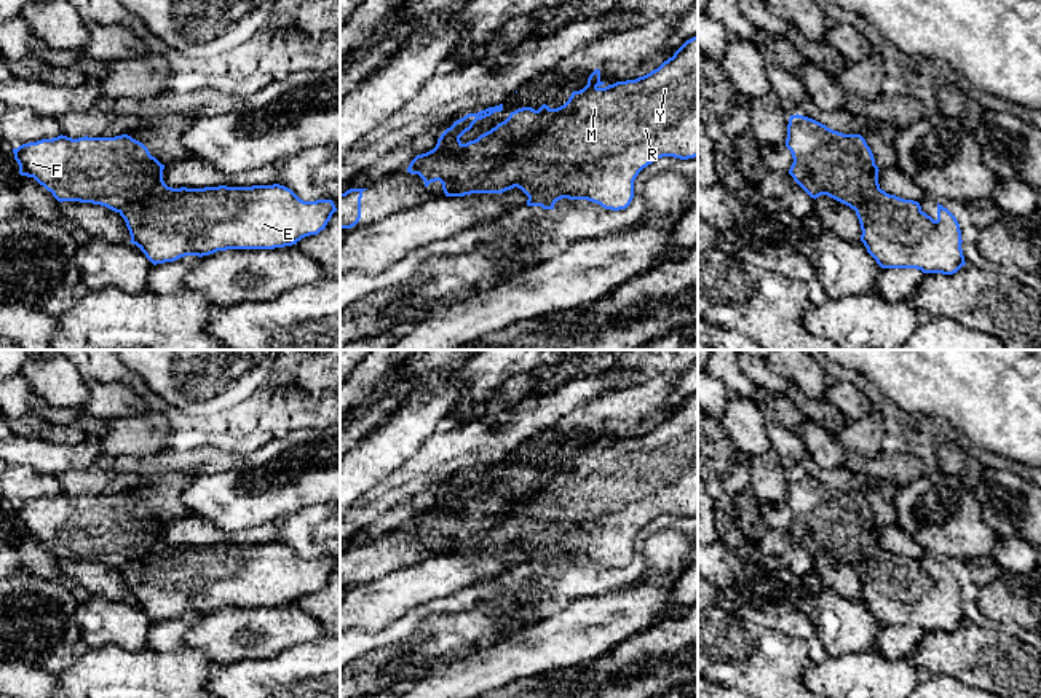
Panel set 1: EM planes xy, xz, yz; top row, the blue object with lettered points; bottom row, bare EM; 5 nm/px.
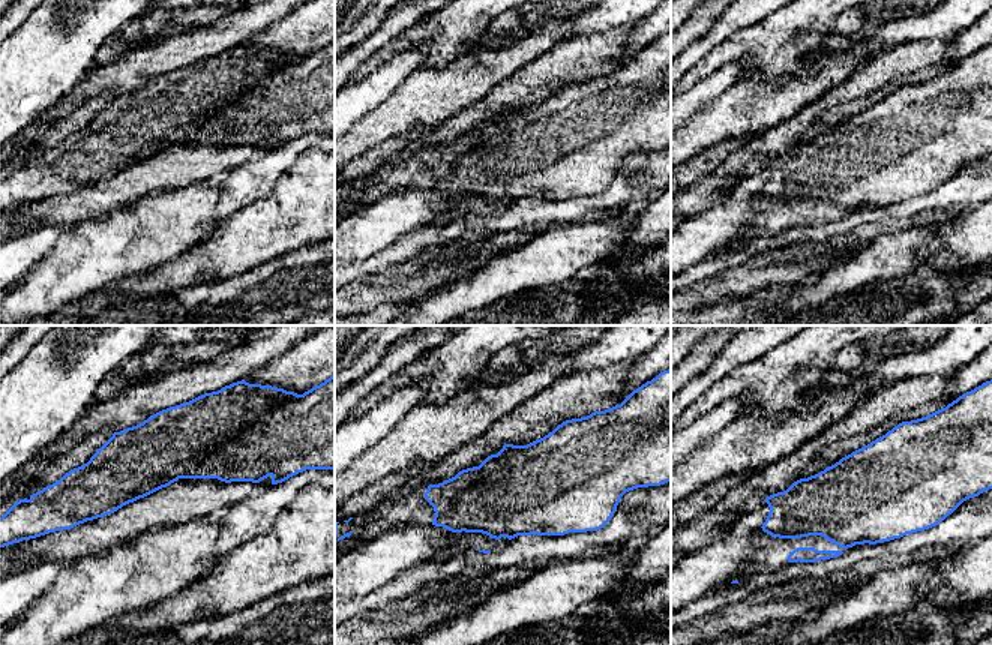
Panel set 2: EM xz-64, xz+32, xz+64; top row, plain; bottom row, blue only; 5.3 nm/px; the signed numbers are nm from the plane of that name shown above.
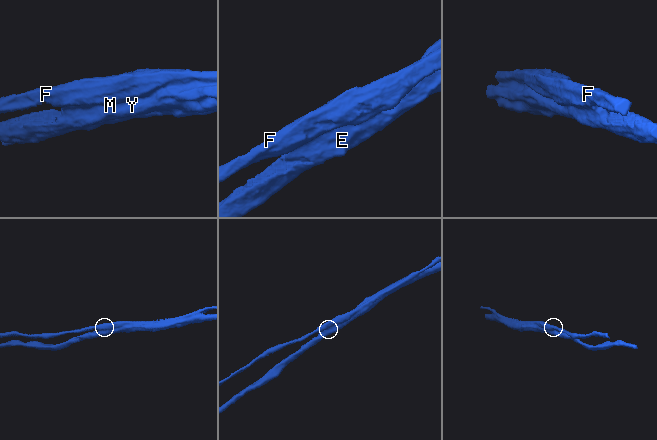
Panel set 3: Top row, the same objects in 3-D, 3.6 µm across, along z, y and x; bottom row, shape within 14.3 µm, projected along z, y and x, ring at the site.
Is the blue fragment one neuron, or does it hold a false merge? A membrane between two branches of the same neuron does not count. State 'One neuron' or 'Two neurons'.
Two neurons

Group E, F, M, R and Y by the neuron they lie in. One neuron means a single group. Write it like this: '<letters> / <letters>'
E M R Y / F

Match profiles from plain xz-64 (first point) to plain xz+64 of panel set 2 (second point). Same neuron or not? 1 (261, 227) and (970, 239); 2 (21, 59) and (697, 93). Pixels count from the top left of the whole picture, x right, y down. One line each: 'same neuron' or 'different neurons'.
1: different neurons
2: same neuron

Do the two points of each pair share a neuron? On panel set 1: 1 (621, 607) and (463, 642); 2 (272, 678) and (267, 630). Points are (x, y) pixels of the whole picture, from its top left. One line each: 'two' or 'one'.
1: two
2: two

